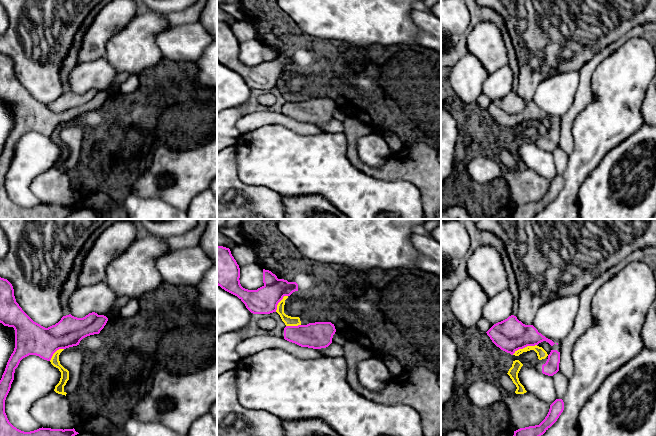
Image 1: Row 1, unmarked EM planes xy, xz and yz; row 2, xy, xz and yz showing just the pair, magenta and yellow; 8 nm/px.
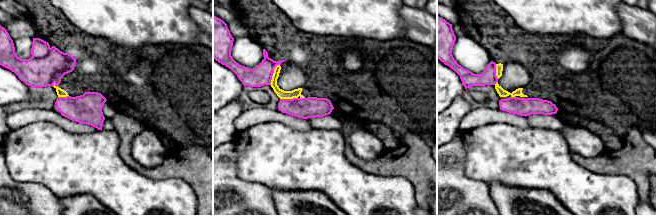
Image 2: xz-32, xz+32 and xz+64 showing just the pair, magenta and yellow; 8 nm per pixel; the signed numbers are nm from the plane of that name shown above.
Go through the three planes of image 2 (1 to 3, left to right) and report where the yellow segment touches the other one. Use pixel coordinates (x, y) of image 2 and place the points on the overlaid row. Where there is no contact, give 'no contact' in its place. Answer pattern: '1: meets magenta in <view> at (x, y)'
1: meets magenta in xz-32 at (63, 97)
2: meets magenta in xz+32 at (272, 74)
3: meets magenta in xz+64 at (495, 71)

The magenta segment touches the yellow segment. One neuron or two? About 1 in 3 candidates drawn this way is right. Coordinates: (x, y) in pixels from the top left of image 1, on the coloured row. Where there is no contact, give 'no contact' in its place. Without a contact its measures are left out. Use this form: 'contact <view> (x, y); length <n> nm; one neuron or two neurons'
contact yz (524, 347); length 220 nm; two neurons

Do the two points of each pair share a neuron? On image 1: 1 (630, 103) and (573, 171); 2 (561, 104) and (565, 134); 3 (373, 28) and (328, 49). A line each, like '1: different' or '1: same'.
1: same
2: different
3: different

